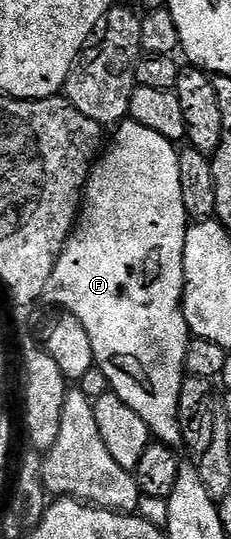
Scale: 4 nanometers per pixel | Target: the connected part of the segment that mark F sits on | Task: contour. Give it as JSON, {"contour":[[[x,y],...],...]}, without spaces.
{"contour":[[[127,119],[114,130],[115,138],[110,138],[105,152],[91,167],[87,176],[87,188],[83,191],[83,203],[79,211],[79,220],[71,230],[71,238],[57,259],[57,267],[53,267],[53,275],[47,284],[46,300],[60,305],[70,316],[81,319],[81,327],[89,335],[89,343],[93,343],[93,355],[97,368],[105,371],[105,379],[109,379],[111,392],[116,393],[145,423],[151,428],[152,438],[165,445],[178,446],[182,442],[179,426],[179,396],[185,376],[185,355],[189,330],[183,314],[183,256],[185,255],[185,235],[189,218],[185,211],[185,199],[181,199],[181,167],[179,166],[179,149],[165,135],[157,135],[157,131],[149,131],[149,127],[141,127],[141,123]]]}

